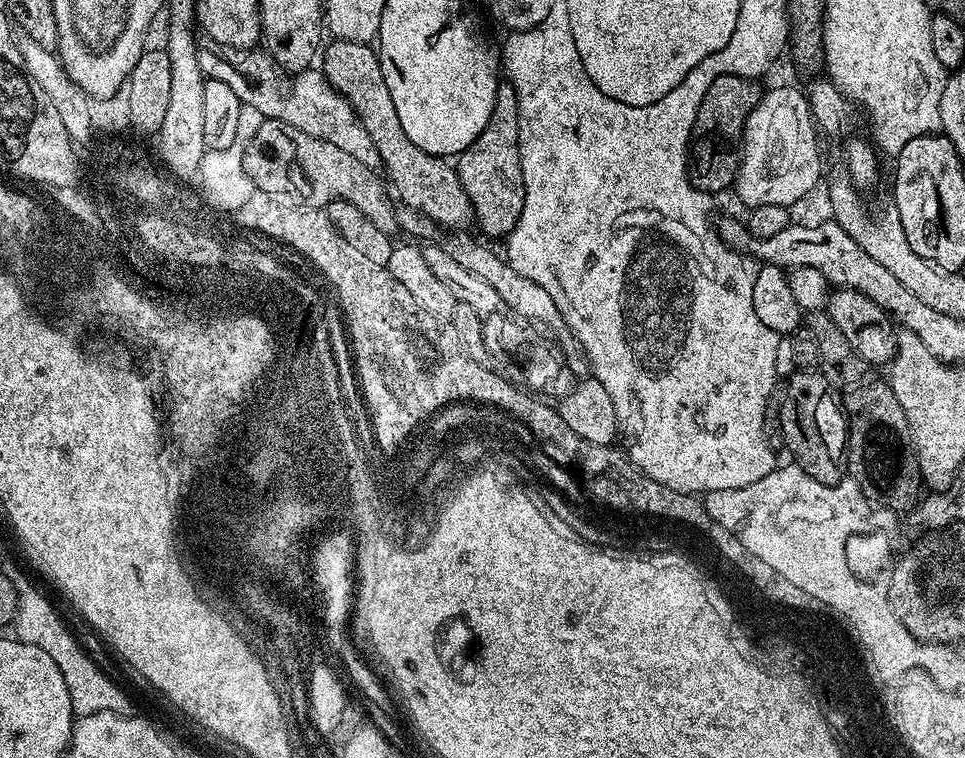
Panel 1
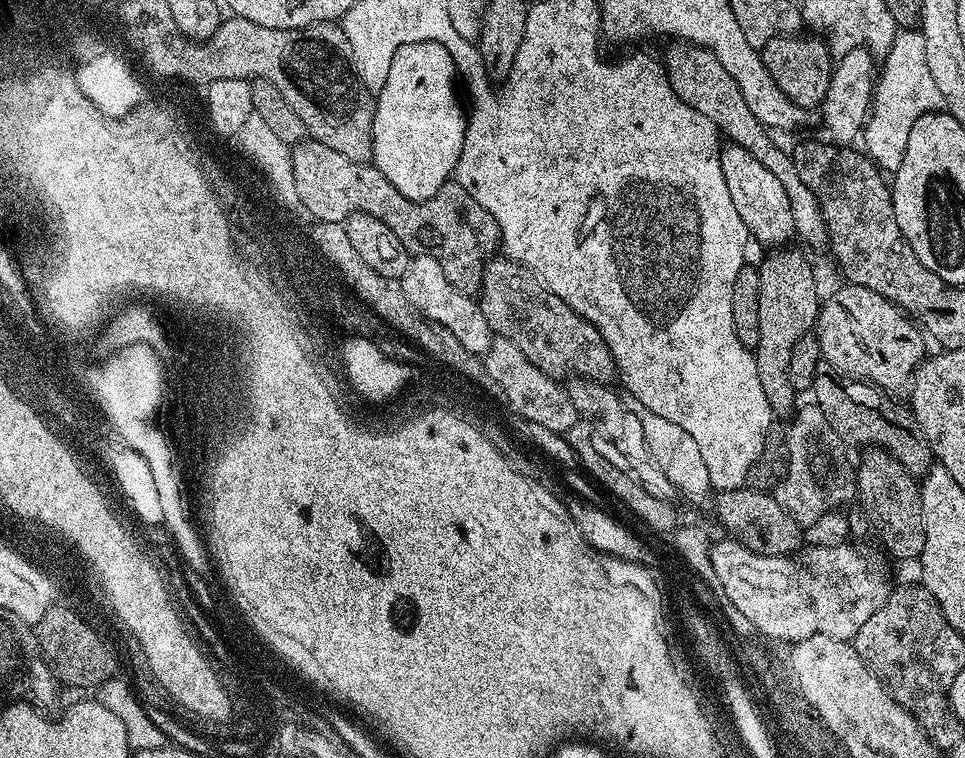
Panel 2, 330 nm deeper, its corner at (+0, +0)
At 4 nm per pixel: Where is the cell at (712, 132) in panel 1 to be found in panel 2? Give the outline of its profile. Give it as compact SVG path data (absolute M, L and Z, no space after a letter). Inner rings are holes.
M804 35L775 36L759 49L759 53L769 77L778 86L778 90L782 90L782 94L786 94L786 98L793 100L798 107L815 110L823 105L824 95L832 81L834 55L832 56L833 49L823 39L815 35Z

